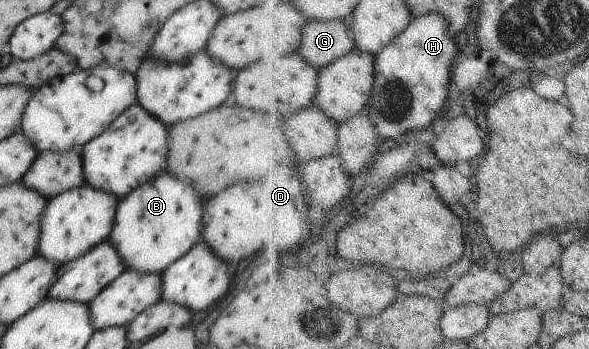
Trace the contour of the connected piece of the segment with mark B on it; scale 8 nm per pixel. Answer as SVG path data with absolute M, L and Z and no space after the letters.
M159 174L151 182L131 190L116 206L109 242L117 249L127 268L140 273L159 273L187 254L202 240L203 202L189 182Z

